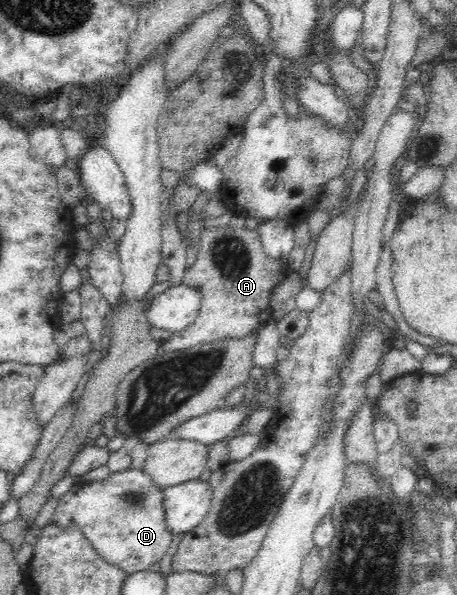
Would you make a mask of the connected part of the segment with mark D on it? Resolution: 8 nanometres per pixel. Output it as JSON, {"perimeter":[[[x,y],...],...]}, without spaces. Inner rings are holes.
{"perimeter":[[[143,470],[111,472],[105,481],[76,484],[58,498],[50,523],[79,529],[103,561],[128,576],[160,563],[171,549],[173,532],[167,528],[163,499],[163,489]]]}

